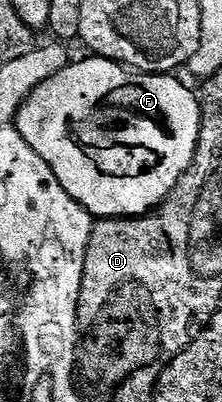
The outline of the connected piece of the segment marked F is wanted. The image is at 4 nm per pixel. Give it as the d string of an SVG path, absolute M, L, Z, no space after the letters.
M85 57L79 62L71 61L60 72L56 72L56 76L52 76L52 80L44 80L44 84L40 84L40 88L32 91L28 100L24 100L24 104L18 110L16 119L18 131L20 136L24 136L24 140L28 140L28 144L32 144L32 152L36 152L36 156L40 156L40 160L44 160L44 164L48 164L48 168L52 168L56 180L60 180L64 192L68 192L68 196L72 196L72 200L80 203L95 219L141 218L143 214L149 214L150 211L158 209L166 201L169 194L176 188L180 176L184 176L184 172L192 164L202 127L203 105L199 95L195 91L193 94L180 79L174 78L178 76L173 73L143 74L107 58Z

